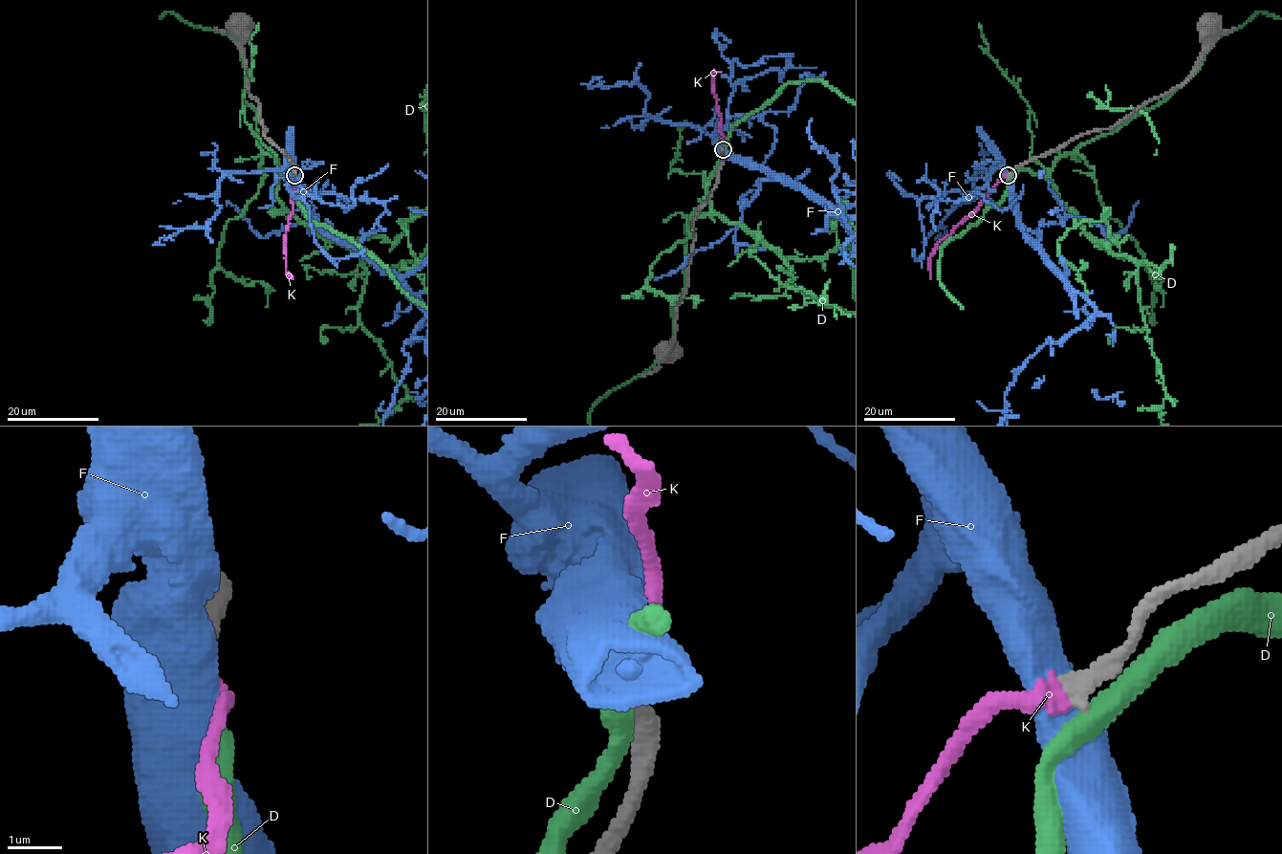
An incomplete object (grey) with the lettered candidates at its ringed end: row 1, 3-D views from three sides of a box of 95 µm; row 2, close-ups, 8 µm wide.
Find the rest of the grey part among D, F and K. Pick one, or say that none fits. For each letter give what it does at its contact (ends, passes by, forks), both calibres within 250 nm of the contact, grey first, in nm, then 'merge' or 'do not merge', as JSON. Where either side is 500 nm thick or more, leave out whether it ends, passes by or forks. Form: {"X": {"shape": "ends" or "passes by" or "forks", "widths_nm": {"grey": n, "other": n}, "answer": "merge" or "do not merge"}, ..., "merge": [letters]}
{"D": {"shape": "passes by", "widths_nm": {"grey": 400, "other": 480}, "answer": "do not merge"}, "F": {"widths_nm": {"grey": 340, "other": 900}, "answer": "do not merge"}, "K": {"shape": "ends", "widths_nm": {"grey": 340, "other": 300}, "answer": "merge"}, "merge": ["K"]}

